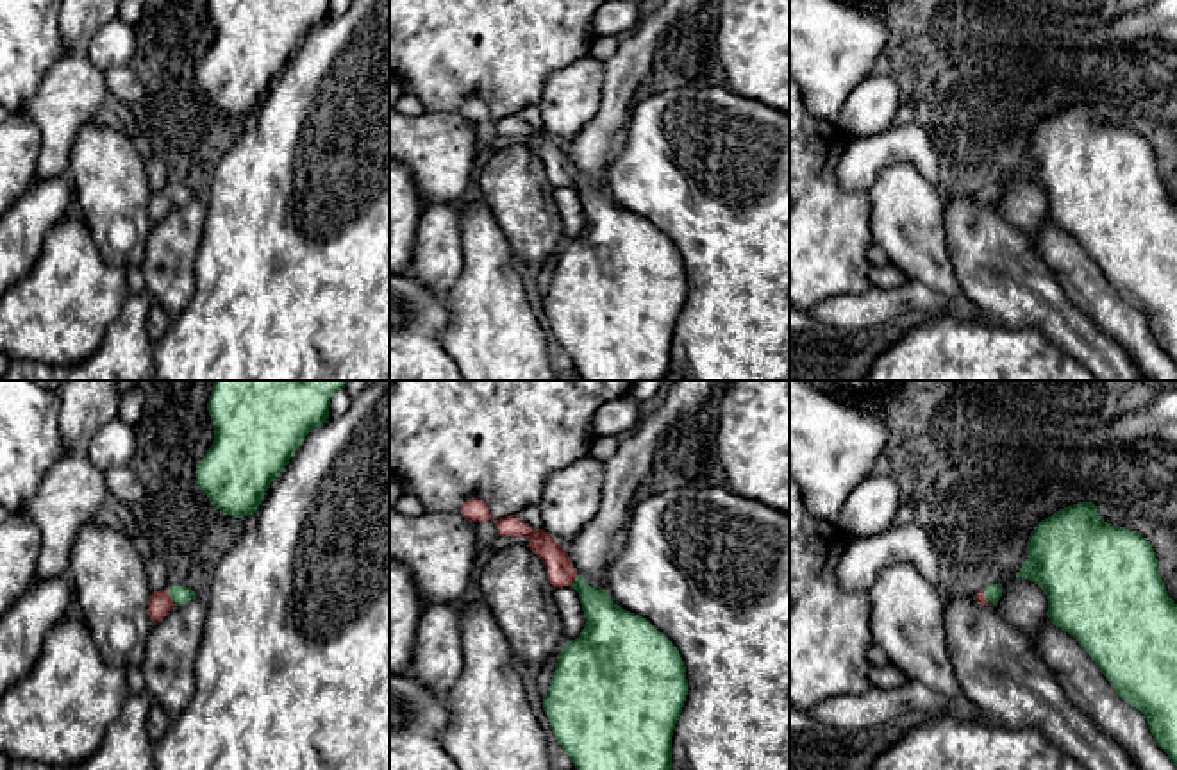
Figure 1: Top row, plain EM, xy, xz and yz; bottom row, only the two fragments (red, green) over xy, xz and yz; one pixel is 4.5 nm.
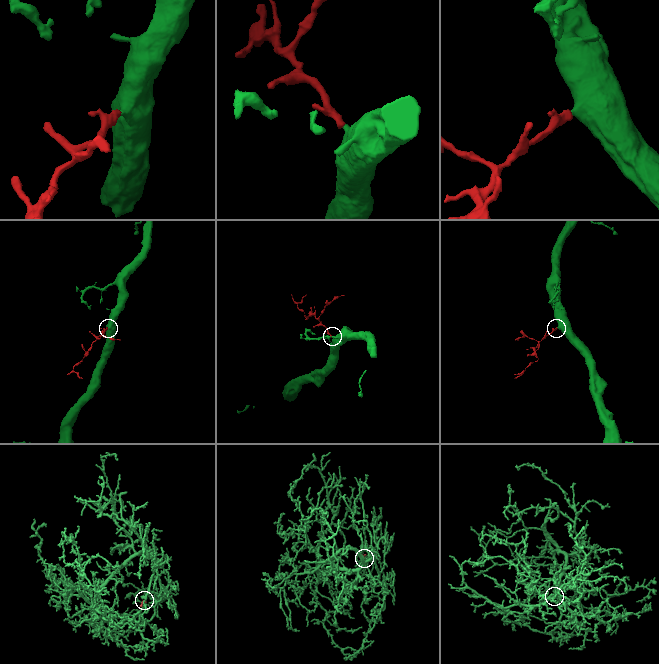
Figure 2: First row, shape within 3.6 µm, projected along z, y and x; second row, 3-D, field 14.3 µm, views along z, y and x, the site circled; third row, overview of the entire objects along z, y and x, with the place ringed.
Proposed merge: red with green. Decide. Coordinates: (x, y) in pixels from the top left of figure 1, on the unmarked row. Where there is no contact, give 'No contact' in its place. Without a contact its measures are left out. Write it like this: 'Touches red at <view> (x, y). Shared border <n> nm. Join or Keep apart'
Touches red at xy (168, 197). Shared border 90 nm. Join

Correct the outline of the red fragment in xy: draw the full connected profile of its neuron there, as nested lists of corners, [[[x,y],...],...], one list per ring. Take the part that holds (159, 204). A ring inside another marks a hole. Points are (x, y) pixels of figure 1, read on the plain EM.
[[[170,186],[161,191],[152,191],[148,202],[148,216],[154,223],[161,222],[173,205],[182,205],[198,195],[186,186]]]

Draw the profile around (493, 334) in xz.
[[[470,193],[459,202],[459,218],[463,270],[443,297],[450,309],[450,322],[438,336],[441,347],[455,361],[463,381],[557,381],[550,366],[547,334],[529,304],[525,286],[514,268],[516,257],[509,241],[497,225],[489,207],[477,193]]]

